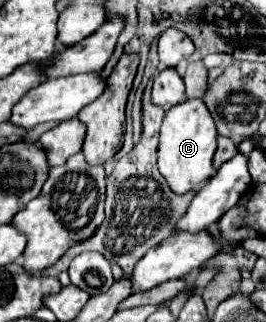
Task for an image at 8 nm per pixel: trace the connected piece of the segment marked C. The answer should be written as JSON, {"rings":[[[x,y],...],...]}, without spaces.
{"rings":[[[185,99],[183,103],[173,105],[165,111],[165,119],[161,125],[161,141],[159,141],[159,171],[167,179],[169,187],[175,193],[199,191],[199,187],[209,179],[213,169],[213,155],[217,149],[217,127],[203,99]]]}

